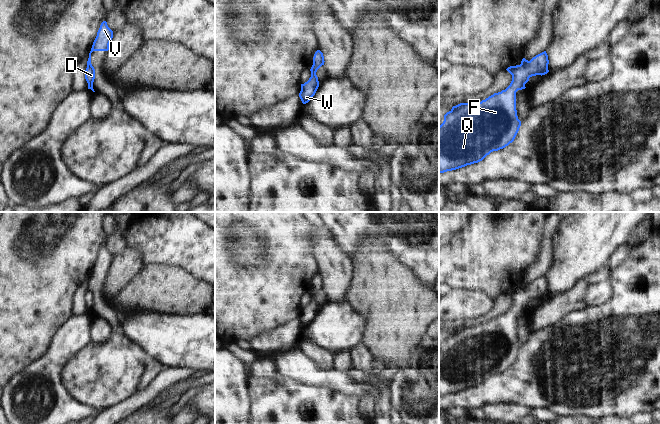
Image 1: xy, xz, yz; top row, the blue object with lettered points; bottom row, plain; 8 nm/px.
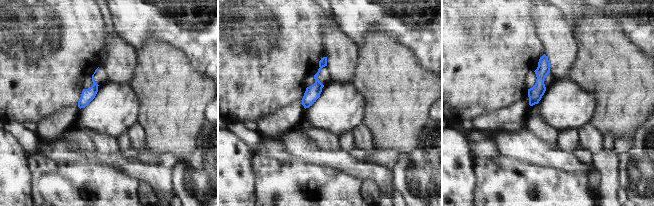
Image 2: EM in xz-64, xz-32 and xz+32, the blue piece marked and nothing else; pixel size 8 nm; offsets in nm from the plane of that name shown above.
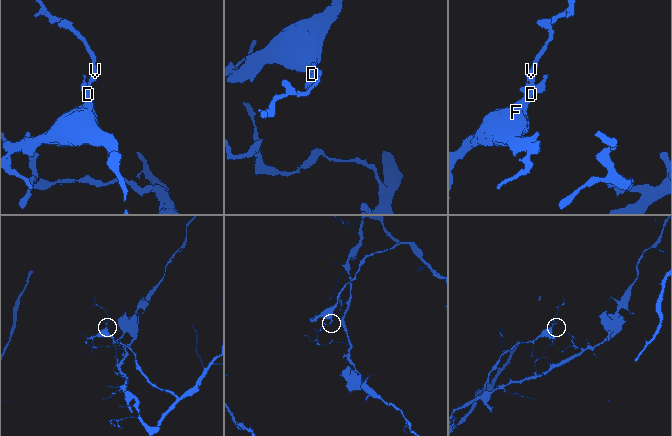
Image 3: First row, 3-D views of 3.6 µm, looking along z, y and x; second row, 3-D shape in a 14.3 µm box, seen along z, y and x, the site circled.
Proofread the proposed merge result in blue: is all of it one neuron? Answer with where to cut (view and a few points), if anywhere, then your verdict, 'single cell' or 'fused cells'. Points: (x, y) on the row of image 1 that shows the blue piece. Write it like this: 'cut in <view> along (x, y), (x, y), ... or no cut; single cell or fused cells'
cut in xy along (87, 64), (92, 67); fused cells

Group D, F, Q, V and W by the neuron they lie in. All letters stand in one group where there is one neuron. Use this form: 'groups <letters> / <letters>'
groups D F Q W / V

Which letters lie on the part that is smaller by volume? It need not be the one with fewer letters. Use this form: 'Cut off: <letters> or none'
Cut off: V

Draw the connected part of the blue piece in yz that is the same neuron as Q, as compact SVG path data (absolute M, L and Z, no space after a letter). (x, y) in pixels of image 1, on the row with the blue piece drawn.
M546 51L533 57L527 65L510 66L506 70L512 75L510 85L501 92L494 93L478 103L460 103L444 115L444 121L439 126L439 173L456 170L467 165L482 161L493 151L498 151L512 143L519 131L521 121L516 110L516 92L525 89L529 78L536 75L545 75L548 70L548 55Z

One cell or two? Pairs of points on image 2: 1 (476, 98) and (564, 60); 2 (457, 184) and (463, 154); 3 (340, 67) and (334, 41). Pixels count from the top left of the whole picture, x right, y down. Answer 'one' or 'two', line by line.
1: two
2: one
3: one

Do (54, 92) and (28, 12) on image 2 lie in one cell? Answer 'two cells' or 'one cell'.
one cell

